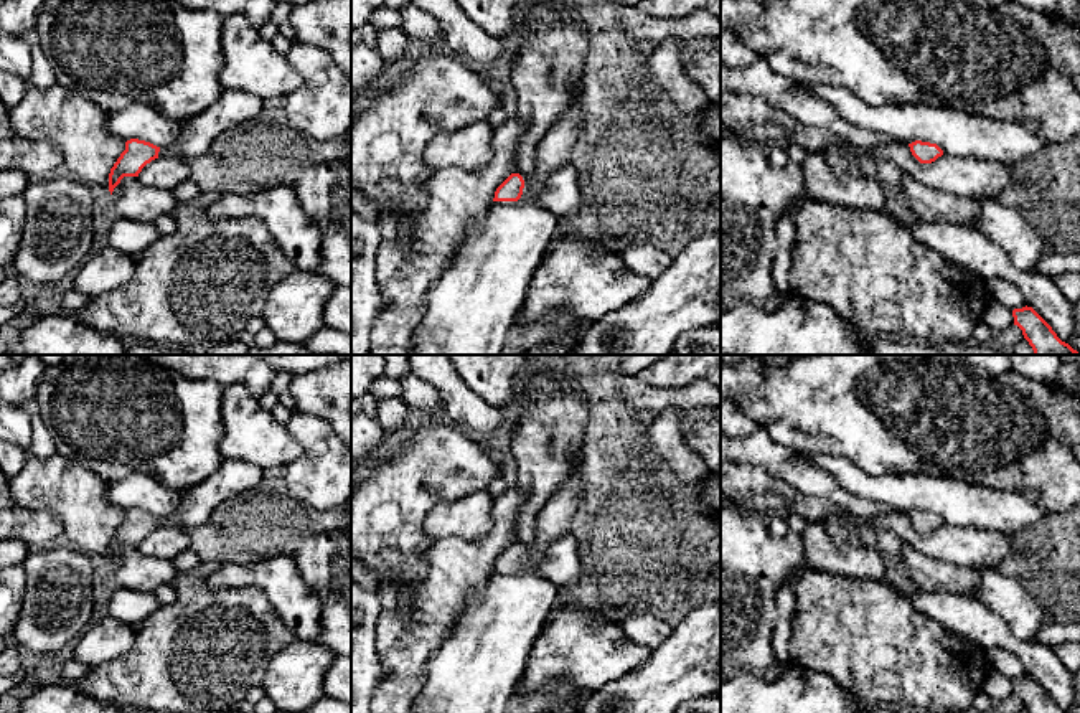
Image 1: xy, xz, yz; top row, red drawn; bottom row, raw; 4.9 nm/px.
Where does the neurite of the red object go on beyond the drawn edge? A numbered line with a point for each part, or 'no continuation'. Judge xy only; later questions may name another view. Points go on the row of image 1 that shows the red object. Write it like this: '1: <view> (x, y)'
1: xy (233, 108)

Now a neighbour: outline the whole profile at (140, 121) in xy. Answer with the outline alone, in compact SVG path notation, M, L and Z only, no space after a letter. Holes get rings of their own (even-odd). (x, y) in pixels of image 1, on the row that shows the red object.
M132 101L127 107L109 114L106 129L124 140L139 139L167 147L176 140L181 124L145 102Z

